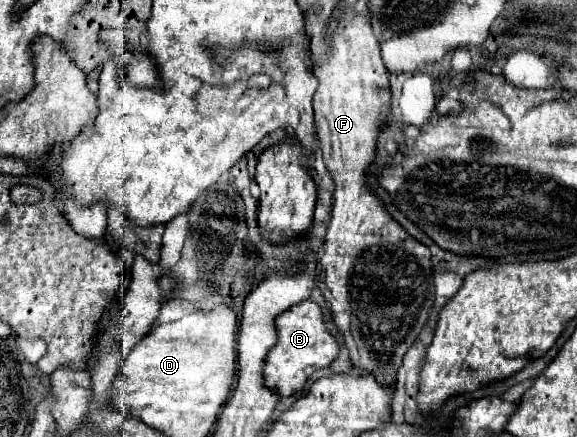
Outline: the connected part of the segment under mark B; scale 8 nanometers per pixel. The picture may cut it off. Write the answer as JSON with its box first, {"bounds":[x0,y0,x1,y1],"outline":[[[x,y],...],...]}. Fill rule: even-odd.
{"bounds":[262,301,338,397],"outline":[[[302,301],[290,307],[288,311],[276,317],[274,327],[278,333],[278,341],[264,359],[262,379],[266,389],[272,389],[280,397],[290,397],[304,387],[306,379],[314,371],[328,367],[338,357],[338,343],[326,331],[322,321],[322,311],[314,301]]]}

